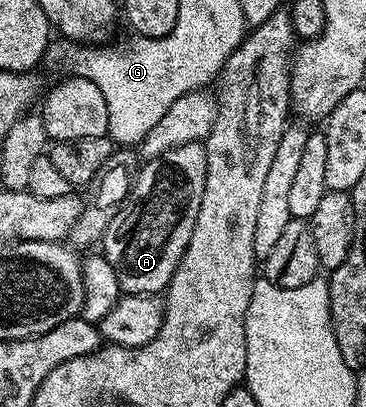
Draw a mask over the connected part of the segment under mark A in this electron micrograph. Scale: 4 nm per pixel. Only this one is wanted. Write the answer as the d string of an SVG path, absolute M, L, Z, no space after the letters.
M201 143L169 148L137 169L126 200L108 222L100 241L101 255L116 272L123 293L132 296L165 293L188 246L192 226L196 226L205 181L206 149Z

